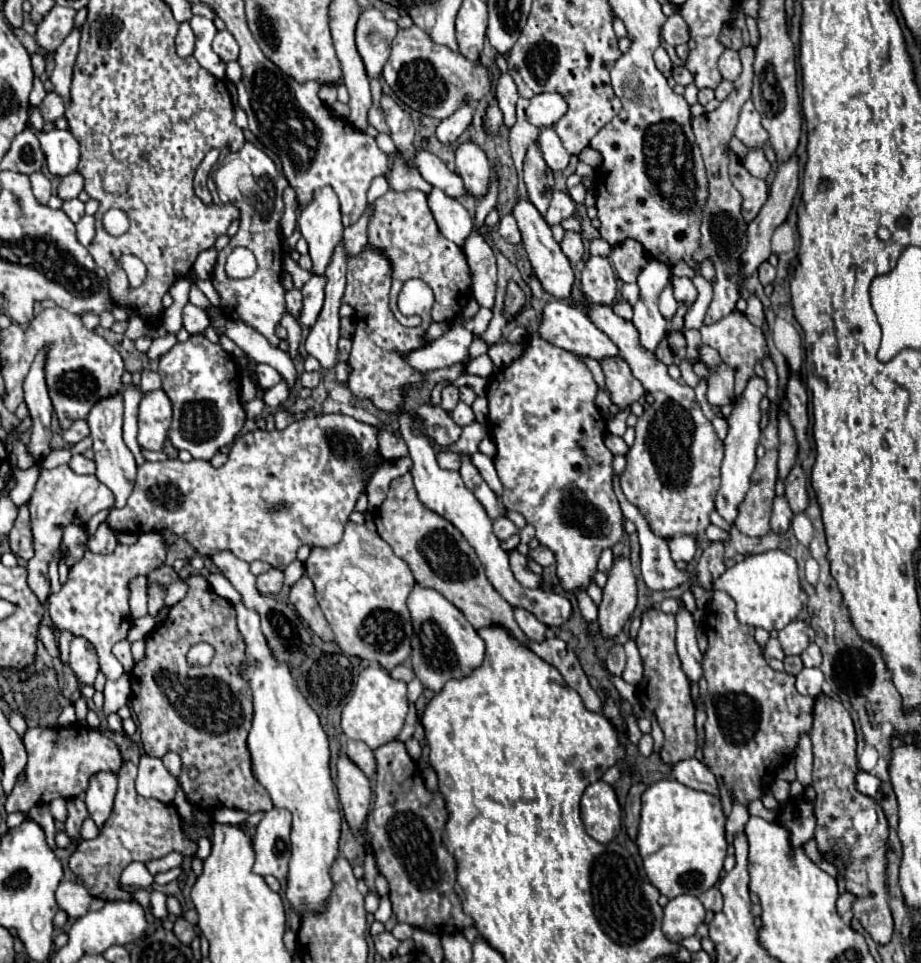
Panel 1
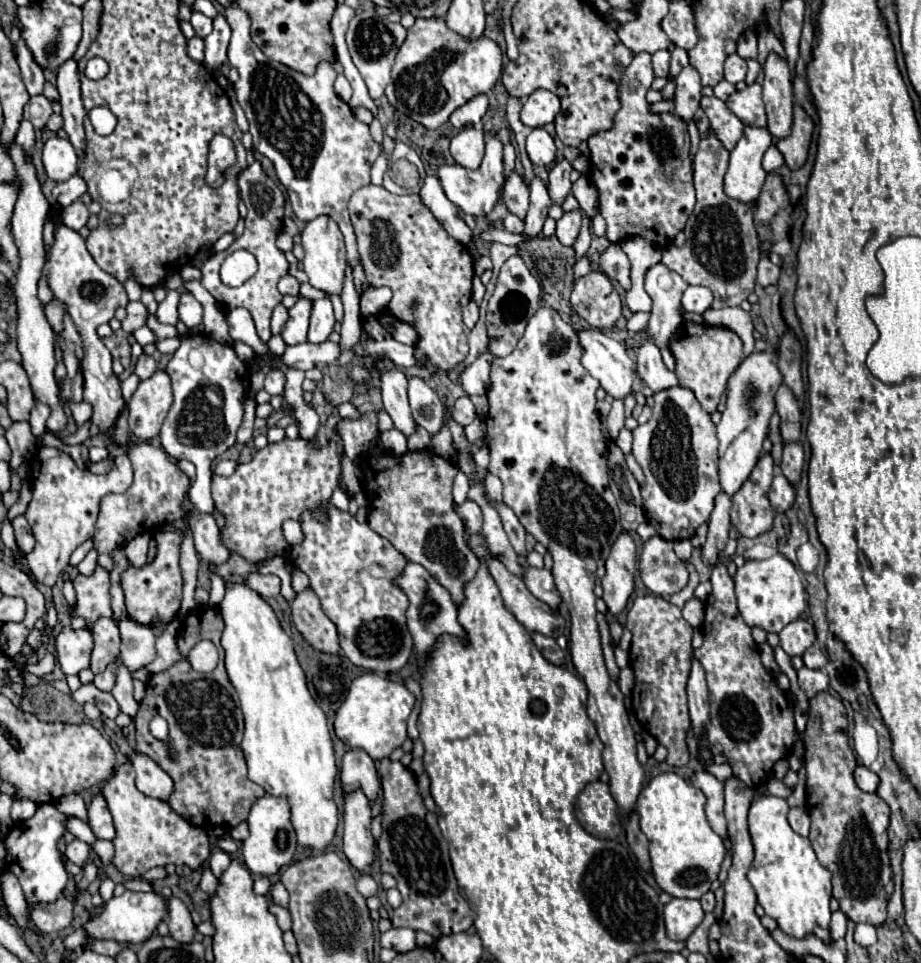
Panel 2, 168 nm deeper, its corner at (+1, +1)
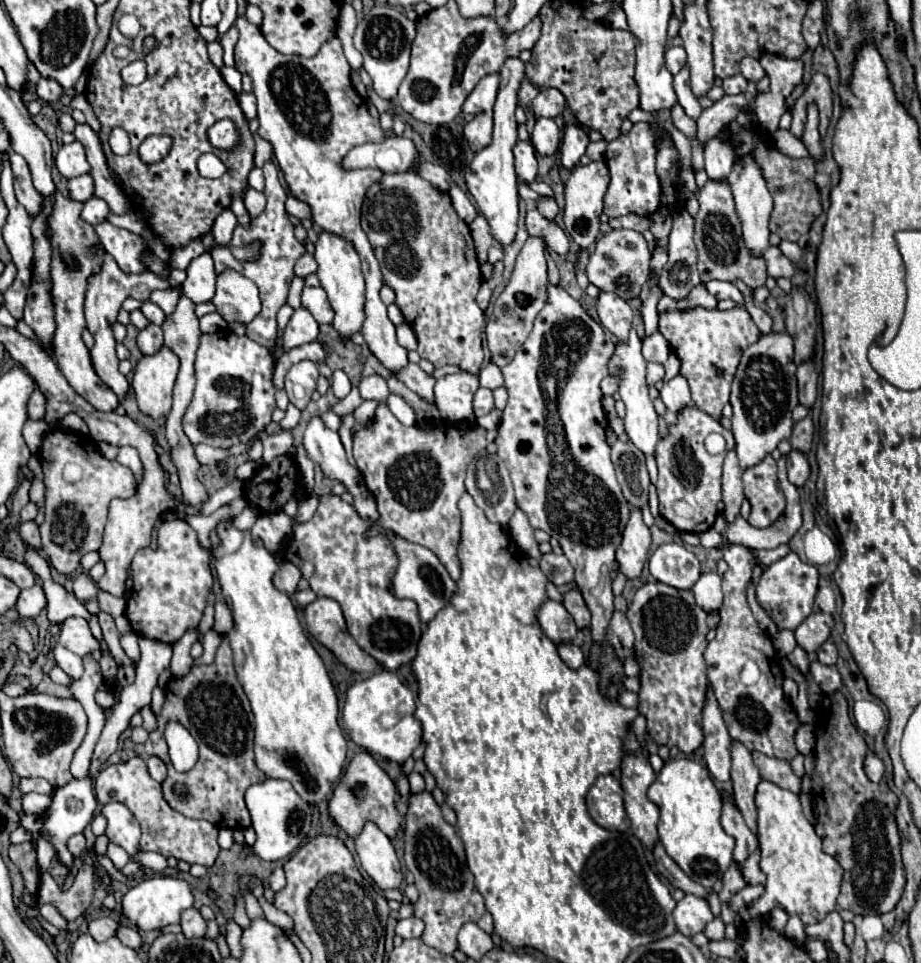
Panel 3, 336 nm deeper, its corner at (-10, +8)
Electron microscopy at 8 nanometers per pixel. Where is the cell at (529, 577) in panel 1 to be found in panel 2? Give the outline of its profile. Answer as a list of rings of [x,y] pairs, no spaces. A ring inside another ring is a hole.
[[[526,568],[526,578],[524,578],[528,590],[542,602],[546,602],[552,610],[558,610],[562,596],[554,586],[554,578],[550,570],[538,570],[538,568]]]

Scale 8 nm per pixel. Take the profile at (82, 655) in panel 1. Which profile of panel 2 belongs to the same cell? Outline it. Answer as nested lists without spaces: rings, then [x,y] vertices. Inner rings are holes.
[[[64,626],[56,636],[56,654],[58,664],[64,674],[78,674],[84,668],[90,668],[90,652],[94,640],[90,630],[72,630]]]

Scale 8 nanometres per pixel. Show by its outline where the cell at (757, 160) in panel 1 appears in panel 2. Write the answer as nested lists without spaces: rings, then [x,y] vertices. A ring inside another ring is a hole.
[[[772,144],[772,146],[764,152],[762,168],[764,168],[766,172],[774,172],[774,170],[778,170],[782,164],[784,164],[784,156],[782,156],[782,152]]]

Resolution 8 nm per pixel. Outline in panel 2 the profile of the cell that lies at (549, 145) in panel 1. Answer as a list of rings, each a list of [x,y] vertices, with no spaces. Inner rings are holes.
[[[534,128],[526,138],[528,156],[534,166],[550,166],[556,162],[556,146],[552,136],[544,128]]]

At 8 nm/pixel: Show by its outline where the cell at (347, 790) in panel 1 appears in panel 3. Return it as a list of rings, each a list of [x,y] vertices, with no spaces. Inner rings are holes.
[[[365,821],[363,831],[355,837],[355,851],[361,867],[381,887],[399,887],[403,881],[401,865],[391,839],[371,821]]]

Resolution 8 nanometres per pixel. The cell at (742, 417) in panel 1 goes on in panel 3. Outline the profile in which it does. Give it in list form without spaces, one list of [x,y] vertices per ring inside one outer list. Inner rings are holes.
[[[787,333],[761,335],[757,343],[743,351],[731,387],[731,431],[735,435],[735,453],[739,467],[745,471],[763,461],[765,455],[777,449],[779,441],[791,437],[791,411],[799,405],[797,381],[793,371],[793,339]]]

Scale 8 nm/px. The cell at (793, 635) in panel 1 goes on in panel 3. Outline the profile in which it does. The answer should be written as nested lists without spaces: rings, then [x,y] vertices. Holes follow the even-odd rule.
[[[823,611],[811,613],[811,615],[795,629],[797,645],[803,647],[807,653],[817,651],[817,649],[829,639],[831,627],[833,627],[833,617],[831,617],[829,613],[823,613]]]

